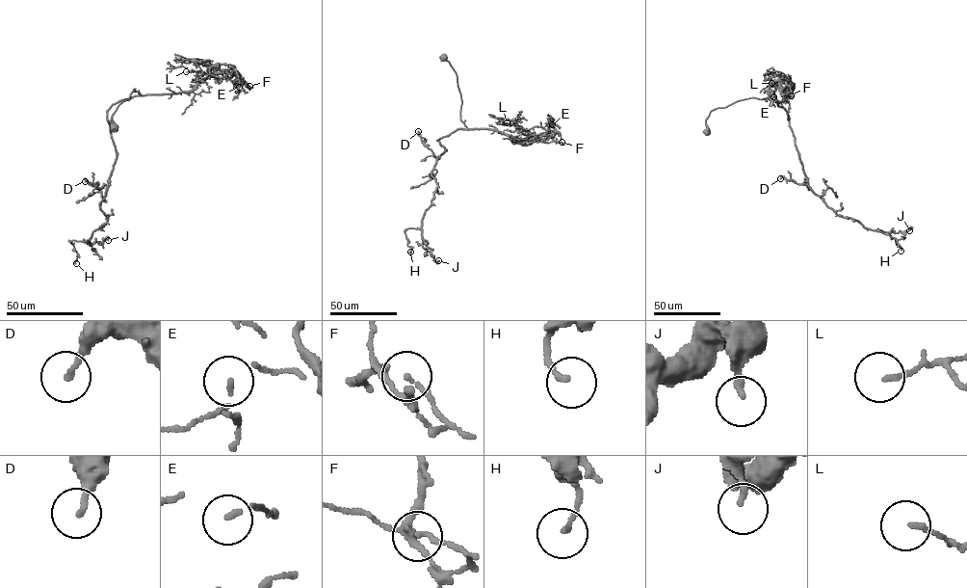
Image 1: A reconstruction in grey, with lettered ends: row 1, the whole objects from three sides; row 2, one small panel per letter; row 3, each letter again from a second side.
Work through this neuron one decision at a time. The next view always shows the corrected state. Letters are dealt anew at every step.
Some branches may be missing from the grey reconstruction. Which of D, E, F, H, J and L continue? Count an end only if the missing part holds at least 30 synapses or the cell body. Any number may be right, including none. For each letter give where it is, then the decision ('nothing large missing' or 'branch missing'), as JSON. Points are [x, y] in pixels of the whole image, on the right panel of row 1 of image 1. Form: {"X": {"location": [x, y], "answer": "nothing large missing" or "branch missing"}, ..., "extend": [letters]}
{"D": {"location": [780, 178], "answer": "nothing large missing"}, "E": {"location": [773, 96], "answer": "nothing large missing"}, "F": {"location": [791, 95], "answer": "nothing large missing"}, "H": {"location": [901, 251], "answer": "nothing large missing"}, "J": {"location": [909, 230], "answer": "nothing large missing"}, "L": {"location": [771, 83], "answer": "nothing large missing"}, "extend": []}

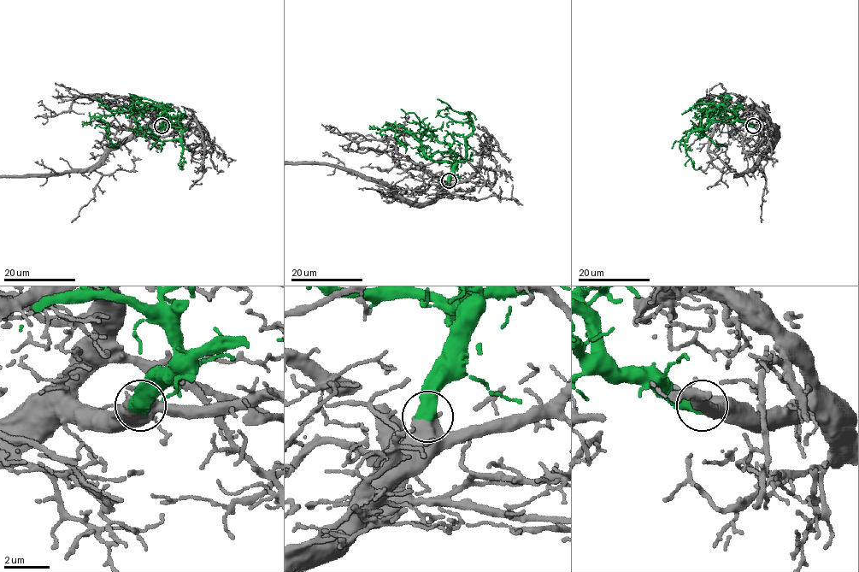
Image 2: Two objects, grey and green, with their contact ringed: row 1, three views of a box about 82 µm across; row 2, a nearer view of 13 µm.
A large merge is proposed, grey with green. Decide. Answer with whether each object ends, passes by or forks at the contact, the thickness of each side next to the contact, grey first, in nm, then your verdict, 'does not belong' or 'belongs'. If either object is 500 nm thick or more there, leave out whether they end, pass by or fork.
750/650 nm | belongs

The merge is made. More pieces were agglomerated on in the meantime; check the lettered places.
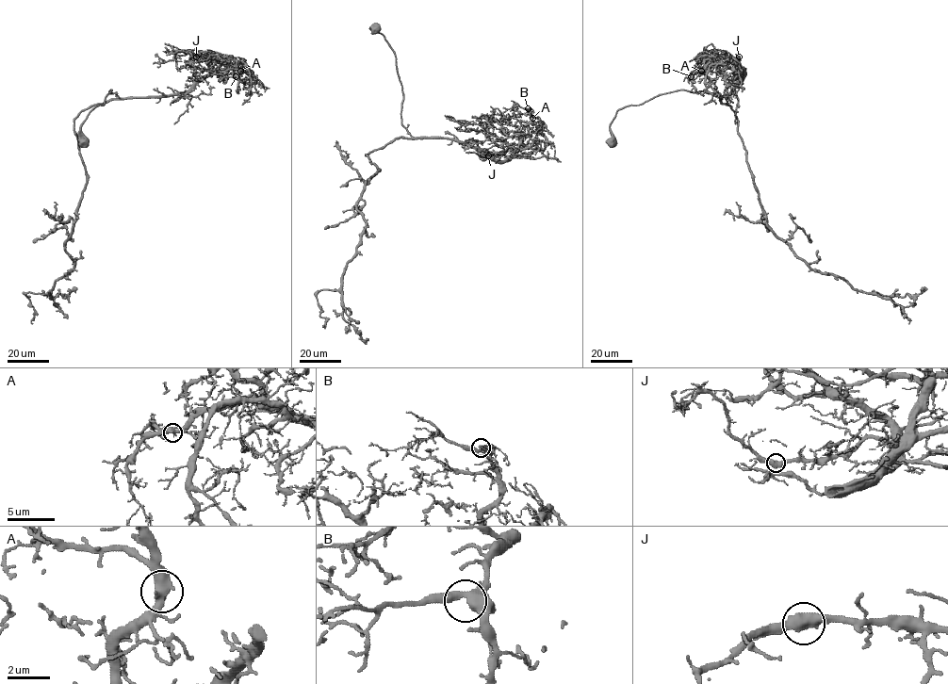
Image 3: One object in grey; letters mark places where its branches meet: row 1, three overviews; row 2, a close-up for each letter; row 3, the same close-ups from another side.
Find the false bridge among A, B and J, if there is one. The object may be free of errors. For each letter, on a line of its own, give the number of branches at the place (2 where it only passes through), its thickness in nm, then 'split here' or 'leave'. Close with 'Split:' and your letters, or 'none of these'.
A: 3 branches meet; 400 nm thick; leave
B: 3 branches meet; 460 nm thick; leave
J: 2 branches meet; 600 nm thick; leave
Split: none of these

